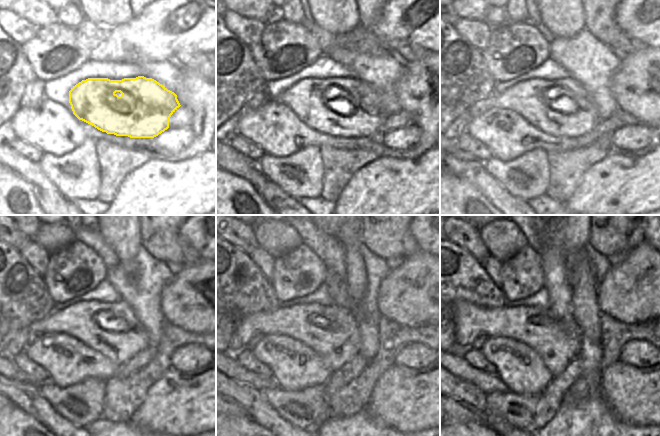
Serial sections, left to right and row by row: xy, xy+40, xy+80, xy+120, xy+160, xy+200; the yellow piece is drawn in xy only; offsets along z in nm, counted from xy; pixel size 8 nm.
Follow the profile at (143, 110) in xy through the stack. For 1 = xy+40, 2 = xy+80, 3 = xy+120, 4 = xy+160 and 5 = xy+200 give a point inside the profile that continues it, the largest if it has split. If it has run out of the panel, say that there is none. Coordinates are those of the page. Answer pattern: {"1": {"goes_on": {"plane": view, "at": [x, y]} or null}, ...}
{"1": {"goes_on": {"plane": "xy+40", "at": [360, 116]}}, "2": {"goes_on": {"plane": "xy+80", "at": [530, 98]}}, "3": {"goes_on": {"plane": "xy+120", "at": [81, 320]}}, "4": {"goes_on": {"plane": "xy+160", "at": [304, 322]}}, "5": {"goes_on": {"plane": "xy+200", "at": [558, 343]}}}

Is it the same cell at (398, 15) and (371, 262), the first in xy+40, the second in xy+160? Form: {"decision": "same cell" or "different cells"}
{"decision": "different cells"}

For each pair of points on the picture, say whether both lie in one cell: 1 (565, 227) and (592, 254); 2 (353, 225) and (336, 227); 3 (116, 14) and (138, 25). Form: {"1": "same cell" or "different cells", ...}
{"1": "different cells", "2": "same cell", "3": "different cells"}

